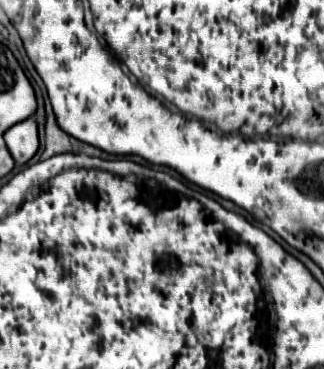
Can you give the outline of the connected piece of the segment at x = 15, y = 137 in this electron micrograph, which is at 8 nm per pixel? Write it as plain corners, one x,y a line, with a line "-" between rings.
28,118
24,122
18,122
4,134
6,146
14,158
16,164
26,164
38,150
38,130
36,130
36,120

